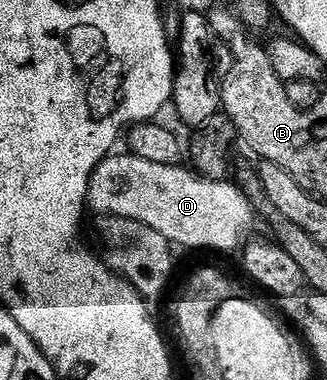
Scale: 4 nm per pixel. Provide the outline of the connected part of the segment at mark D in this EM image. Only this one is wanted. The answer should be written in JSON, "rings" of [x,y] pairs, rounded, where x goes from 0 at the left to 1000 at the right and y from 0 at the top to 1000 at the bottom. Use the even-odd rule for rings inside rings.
{"rings":[[[394,405],[361,408],[327,411],[275,461],[275,497],[263,521],[278,561],[300,558],[303,571],[364,568],[382,579],[428,584],[477,605],[477,616],[514,626],[523,645],[547,655],[645,653],[654,663],[703,663],[713,653],[737,655],[768,629],[765,597],[777,589],[777,547],[740,495],[728,497],[691,474],[633,474],[569,437],[486,437],[477,426],[440,426],[440,416]]]}

